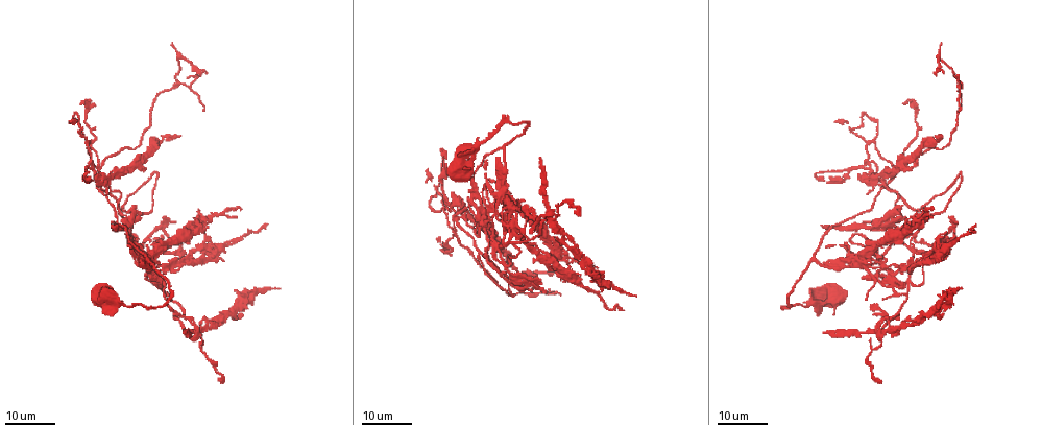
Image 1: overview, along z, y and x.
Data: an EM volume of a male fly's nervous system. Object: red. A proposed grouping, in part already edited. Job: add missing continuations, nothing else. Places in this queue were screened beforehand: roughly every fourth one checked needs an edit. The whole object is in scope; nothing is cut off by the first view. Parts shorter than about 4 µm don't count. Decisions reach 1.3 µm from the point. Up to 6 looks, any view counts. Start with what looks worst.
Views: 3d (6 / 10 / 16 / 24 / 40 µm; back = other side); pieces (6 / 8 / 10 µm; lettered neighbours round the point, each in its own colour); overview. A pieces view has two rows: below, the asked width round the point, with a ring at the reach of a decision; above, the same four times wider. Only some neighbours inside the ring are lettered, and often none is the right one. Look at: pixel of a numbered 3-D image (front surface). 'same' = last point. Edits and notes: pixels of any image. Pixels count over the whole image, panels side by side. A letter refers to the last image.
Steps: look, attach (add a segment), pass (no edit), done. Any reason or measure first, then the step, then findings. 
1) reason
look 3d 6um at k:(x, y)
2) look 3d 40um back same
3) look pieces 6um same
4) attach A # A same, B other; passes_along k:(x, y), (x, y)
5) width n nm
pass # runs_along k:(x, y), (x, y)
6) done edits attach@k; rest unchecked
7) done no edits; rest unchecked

free end
look 3d 24um at 1:(958, 110)

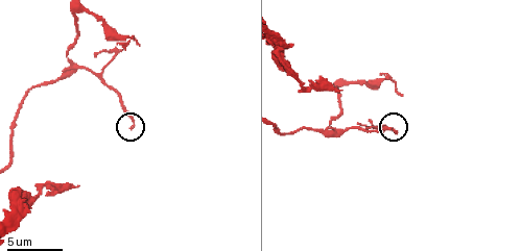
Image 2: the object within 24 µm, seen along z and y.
look pieces 10um at 2:(131, 127)

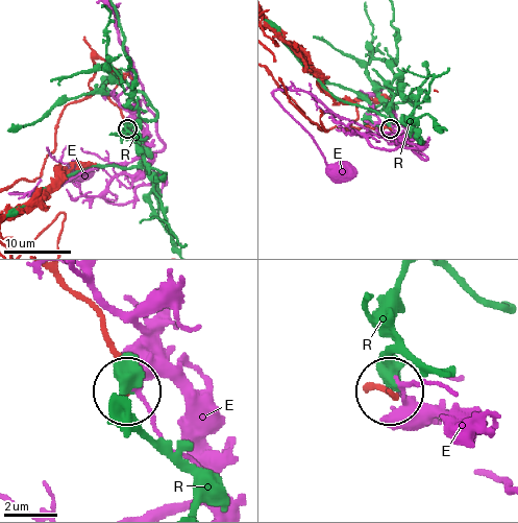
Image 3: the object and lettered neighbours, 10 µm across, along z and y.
pass # E other, R other; none of them fits

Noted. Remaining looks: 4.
free end
look 3d 16um at 1:(428, 168)

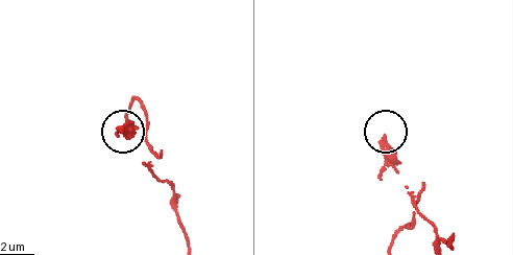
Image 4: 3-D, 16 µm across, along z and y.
look pieces 6um at 4:(383, 136)

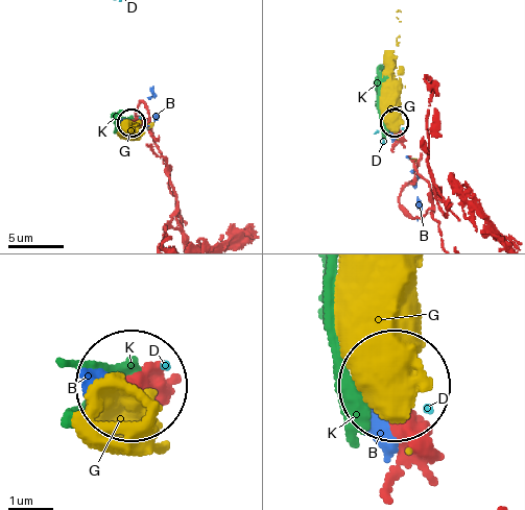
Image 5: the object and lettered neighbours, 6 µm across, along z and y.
pass # B other, D other, G other, K other; no lettered segment goes on from it

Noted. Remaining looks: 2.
an open end
look 3d 16um at 1:(447, 156)

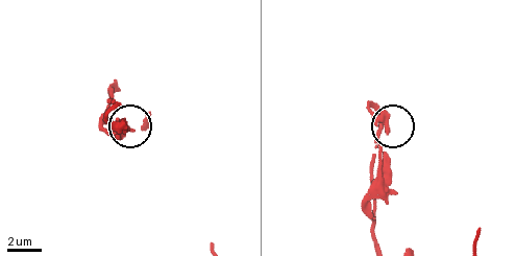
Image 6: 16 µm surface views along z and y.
look pieces 10um at 6:(388, 130)

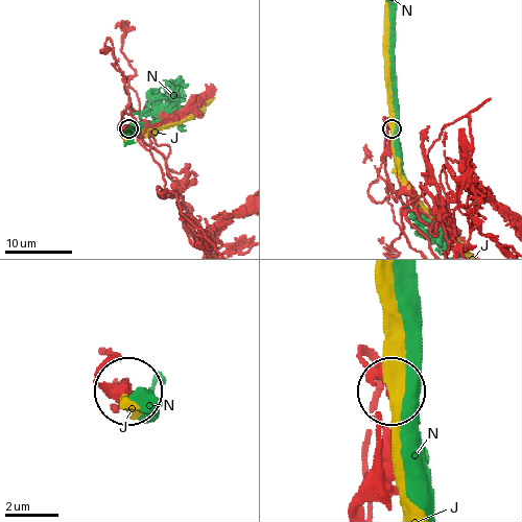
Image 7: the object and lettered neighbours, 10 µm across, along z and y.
pass # J other, N other; none of them fits

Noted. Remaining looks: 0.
done no edits; rest unchecked

